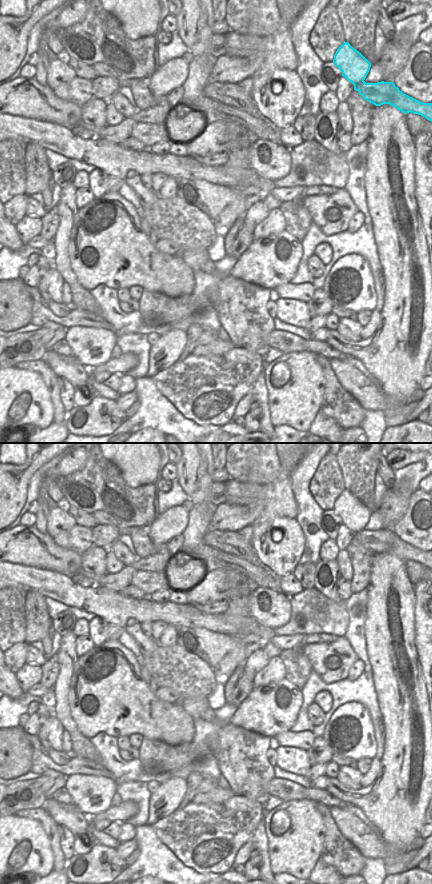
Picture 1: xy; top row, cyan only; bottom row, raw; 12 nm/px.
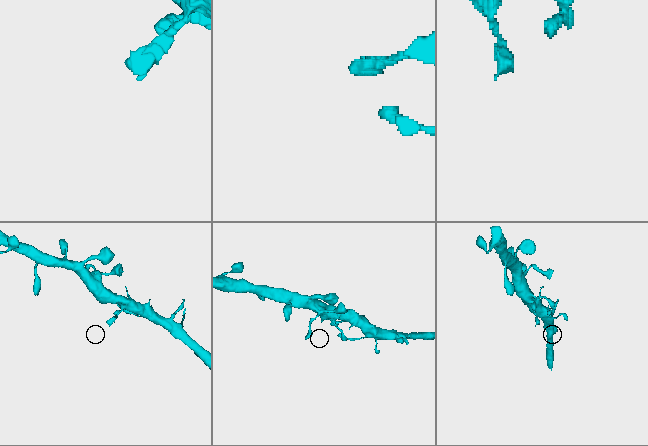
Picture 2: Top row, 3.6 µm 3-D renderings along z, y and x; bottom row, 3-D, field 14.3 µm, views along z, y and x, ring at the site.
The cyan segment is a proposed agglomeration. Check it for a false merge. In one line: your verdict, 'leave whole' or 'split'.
leave whole

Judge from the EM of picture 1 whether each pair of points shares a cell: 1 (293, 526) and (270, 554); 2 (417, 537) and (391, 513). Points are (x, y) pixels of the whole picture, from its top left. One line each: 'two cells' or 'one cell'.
1: one cell
2: two cells

